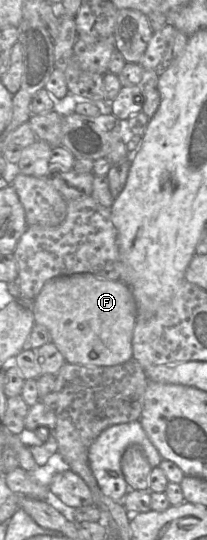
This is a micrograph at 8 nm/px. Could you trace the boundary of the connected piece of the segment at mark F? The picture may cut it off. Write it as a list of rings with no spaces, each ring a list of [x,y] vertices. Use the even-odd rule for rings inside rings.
[[[89,273],[63,275],[47,281],[31,302],[35,323],[44,325],[66,362],[113,366],[133,359],[132,337],[137,319],[134,296],[122,281]]]

